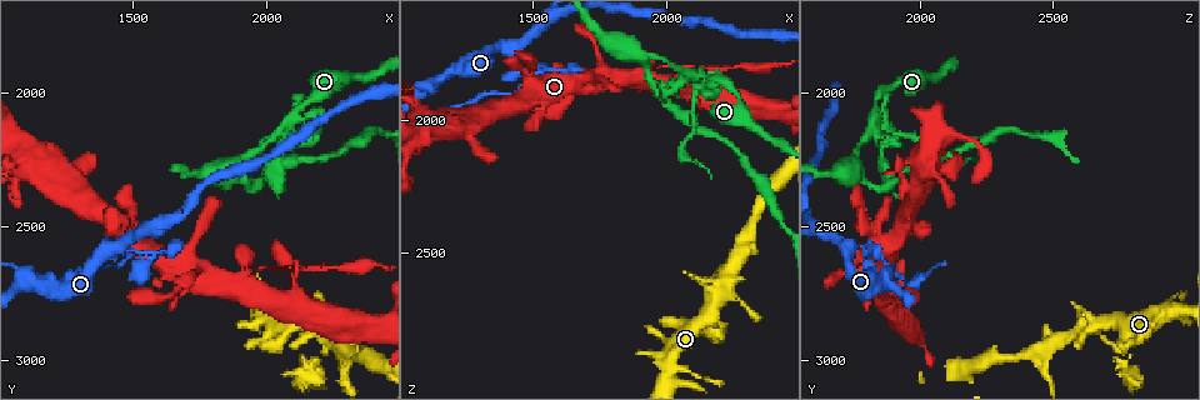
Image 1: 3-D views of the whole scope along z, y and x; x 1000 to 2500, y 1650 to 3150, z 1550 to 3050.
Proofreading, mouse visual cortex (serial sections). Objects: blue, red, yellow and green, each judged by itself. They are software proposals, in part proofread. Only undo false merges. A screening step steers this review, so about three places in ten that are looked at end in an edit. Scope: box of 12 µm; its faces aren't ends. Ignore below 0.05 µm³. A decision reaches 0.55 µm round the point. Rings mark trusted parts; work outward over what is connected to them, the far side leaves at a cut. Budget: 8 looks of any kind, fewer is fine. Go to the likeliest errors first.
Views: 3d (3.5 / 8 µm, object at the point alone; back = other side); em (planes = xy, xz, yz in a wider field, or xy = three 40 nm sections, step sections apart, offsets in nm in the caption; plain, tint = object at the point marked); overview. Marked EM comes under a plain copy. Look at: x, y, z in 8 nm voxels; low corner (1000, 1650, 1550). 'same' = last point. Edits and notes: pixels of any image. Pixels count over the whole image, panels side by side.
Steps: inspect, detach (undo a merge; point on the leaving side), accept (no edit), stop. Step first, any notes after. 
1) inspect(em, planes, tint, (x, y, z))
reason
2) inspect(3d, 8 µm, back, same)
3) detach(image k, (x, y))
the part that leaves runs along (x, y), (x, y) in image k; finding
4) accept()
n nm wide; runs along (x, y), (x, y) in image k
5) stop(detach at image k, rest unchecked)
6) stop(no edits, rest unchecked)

inspect(3d, 8 µm, (2140, 2130, 1860))
arms part here

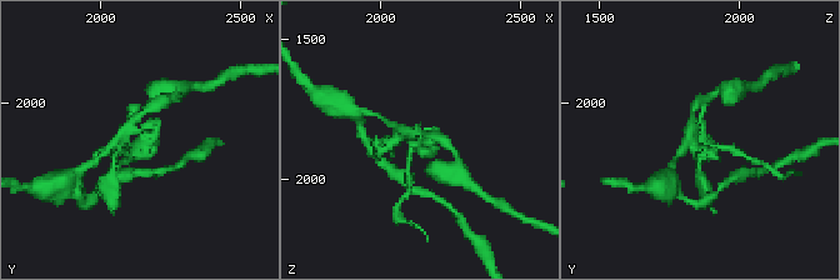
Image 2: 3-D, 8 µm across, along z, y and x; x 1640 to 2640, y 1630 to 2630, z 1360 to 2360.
inspect(em, xy, step 3, tint, (2140, 2140, 1850))
shape alone is not enough

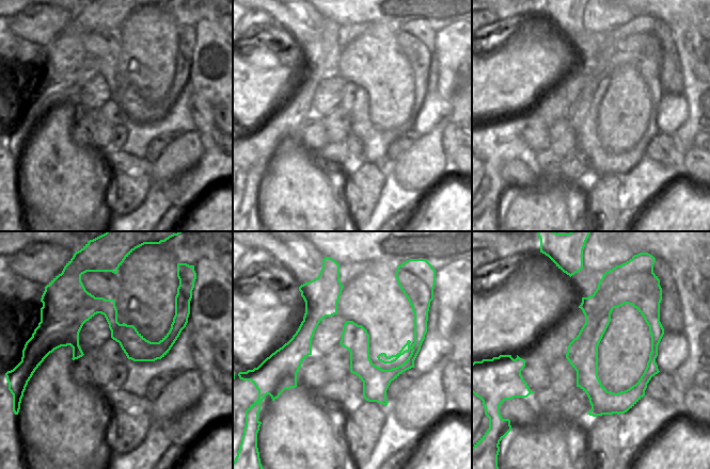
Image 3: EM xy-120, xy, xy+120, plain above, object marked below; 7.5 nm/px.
accept()
runs along (691, 115), (696, 139), (730, 149) in image 2; all the same cell

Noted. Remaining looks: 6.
inspect(3d, 3.5 µm, (2170, 3050, 2790))
sharp bend

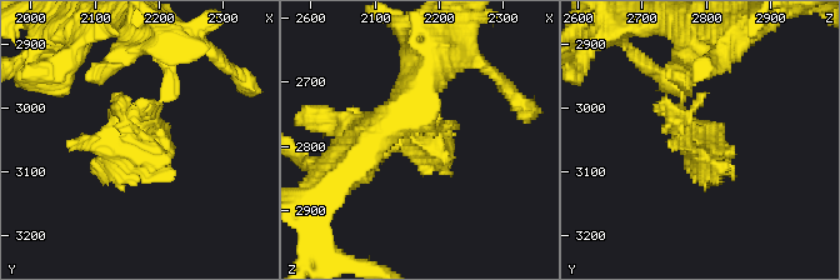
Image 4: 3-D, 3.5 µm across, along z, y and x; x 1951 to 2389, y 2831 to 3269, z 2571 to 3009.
inspect(em, xy, step 1, tint, (2160, 3050, 2775))

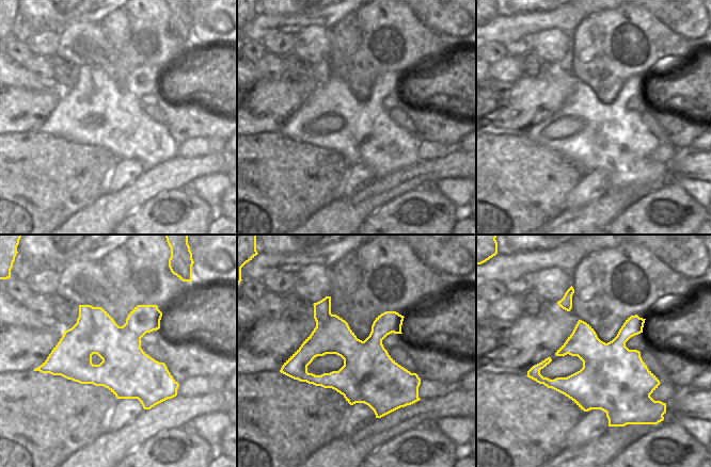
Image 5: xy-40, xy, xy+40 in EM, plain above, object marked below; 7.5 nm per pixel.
accept()
420 nm wide; runs along (685, 68), (685, 133), (733, 179) in image 4; continuous, no second cell

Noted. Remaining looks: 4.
inspect(3d, 3.5 µm, (2300, 2980, 2450))
sudden change in width

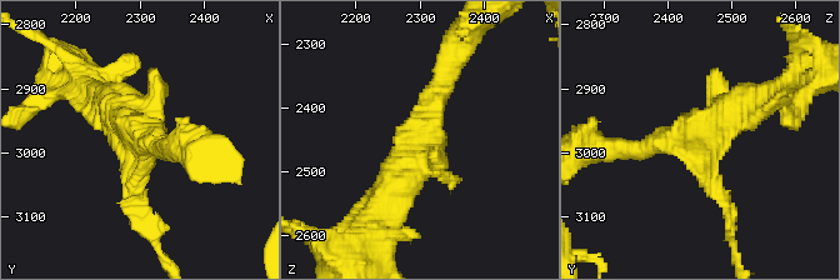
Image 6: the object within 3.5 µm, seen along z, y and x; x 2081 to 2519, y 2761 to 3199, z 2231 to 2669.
inspect(em, planes, tint, (2310, 2975, 2455))

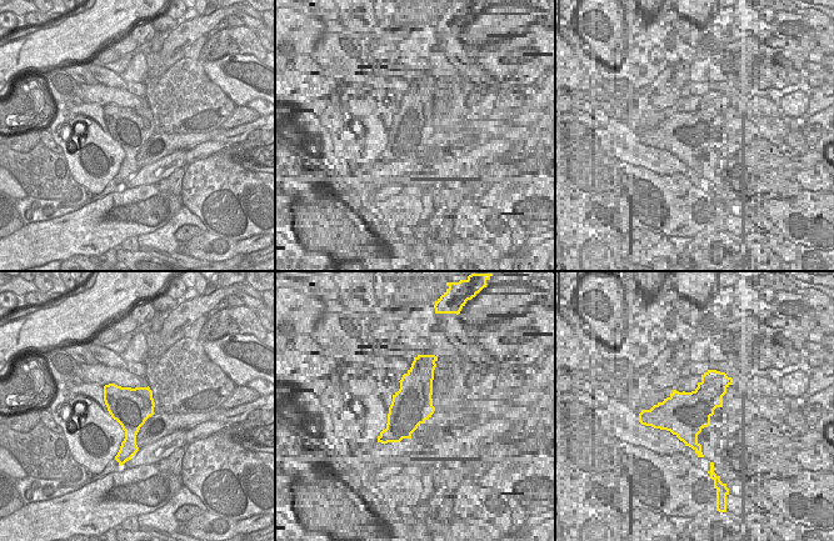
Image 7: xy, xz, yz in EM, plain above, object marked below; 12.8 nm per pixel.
accept()
all the same cell

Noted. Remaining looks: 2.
stop(no edits, rest unchecked)

